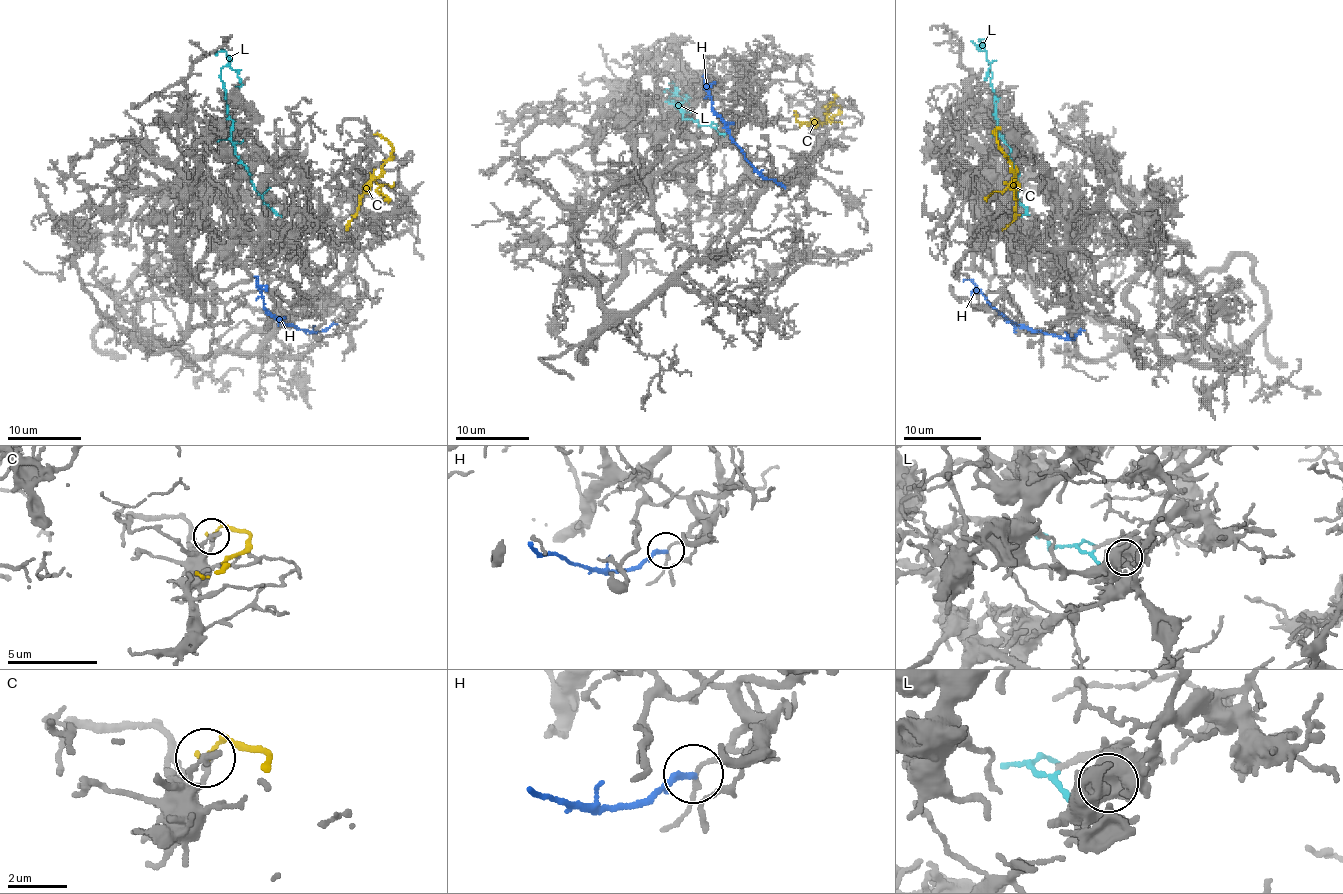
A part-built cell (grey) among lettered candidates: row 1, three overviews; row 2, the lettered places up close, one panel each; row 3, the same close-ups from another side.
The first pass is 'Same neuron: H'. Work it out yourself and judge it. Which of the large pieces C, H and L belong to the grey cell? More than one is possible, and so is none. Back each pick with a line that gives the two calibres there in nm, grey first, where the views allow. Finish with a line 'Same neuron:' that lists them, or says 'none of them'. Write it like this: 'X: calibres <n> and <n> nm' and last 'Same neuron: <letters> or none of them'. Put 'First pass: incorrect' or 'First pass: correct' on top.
First pass: incorrect
Same neuron: none of them

